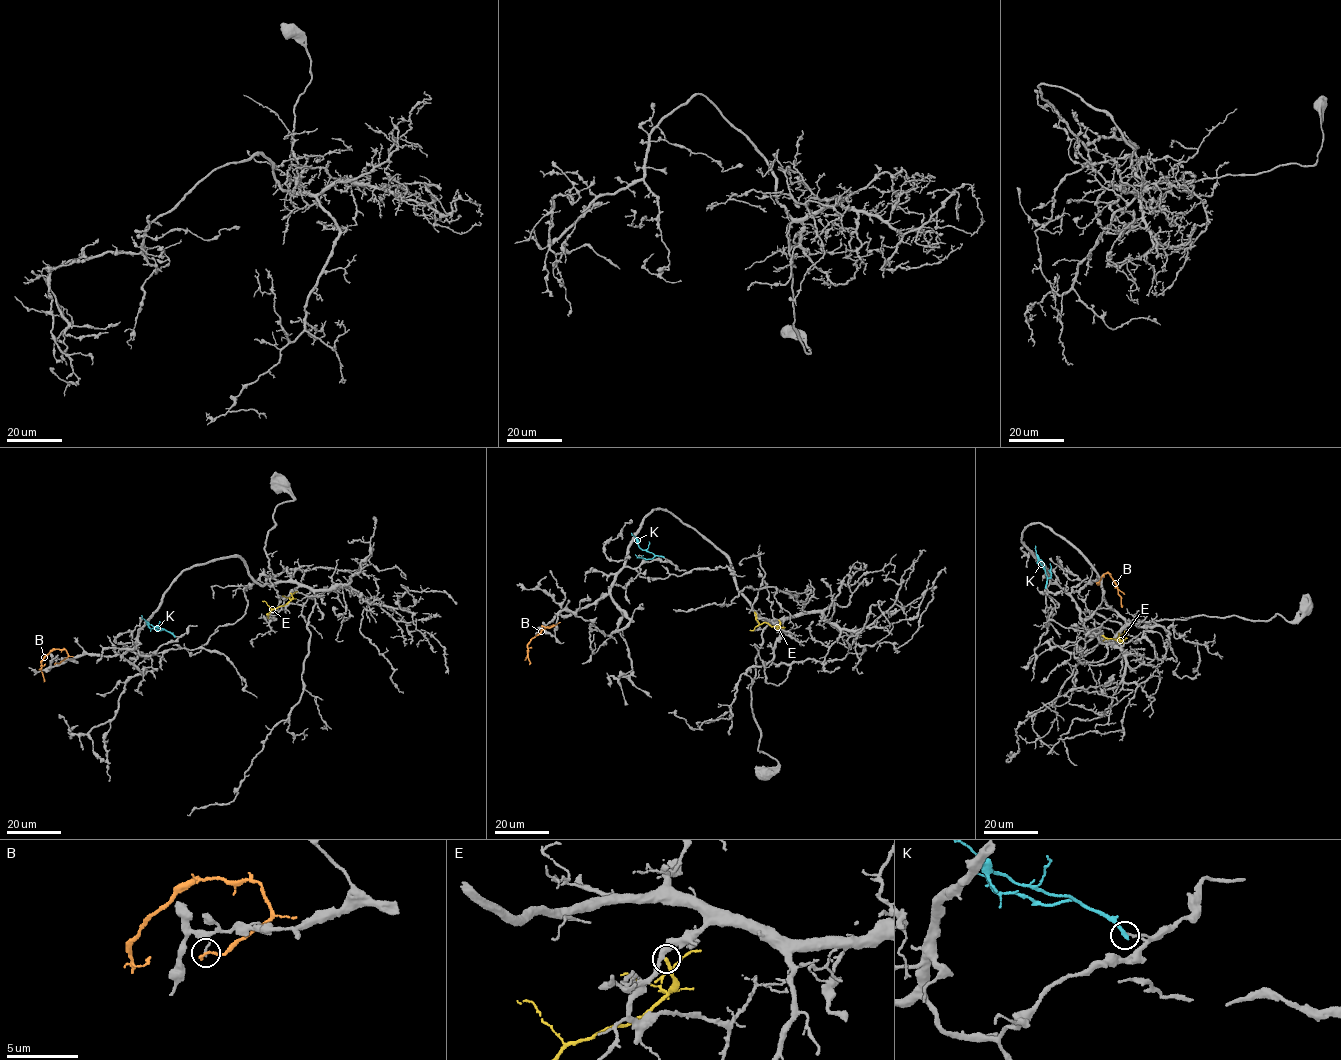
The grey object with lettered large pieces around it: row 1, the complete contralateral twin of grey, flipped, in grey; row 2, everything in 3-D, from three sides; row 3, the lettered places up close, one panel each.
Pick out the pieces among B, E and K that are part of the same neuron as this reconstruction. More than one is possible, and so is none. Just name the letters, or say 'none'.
none

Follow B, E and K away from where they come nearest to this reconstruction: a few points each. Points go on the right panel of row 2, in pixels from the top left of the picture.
B: (1097, 582), (1098, 584), (1102, 576), (1109, 574), (1117, 588), (1122, 607)
E: (1118, 633), (1119, 642), (1102, 635)
K: (1045, 587), (1044, 565), (1035, 546)

